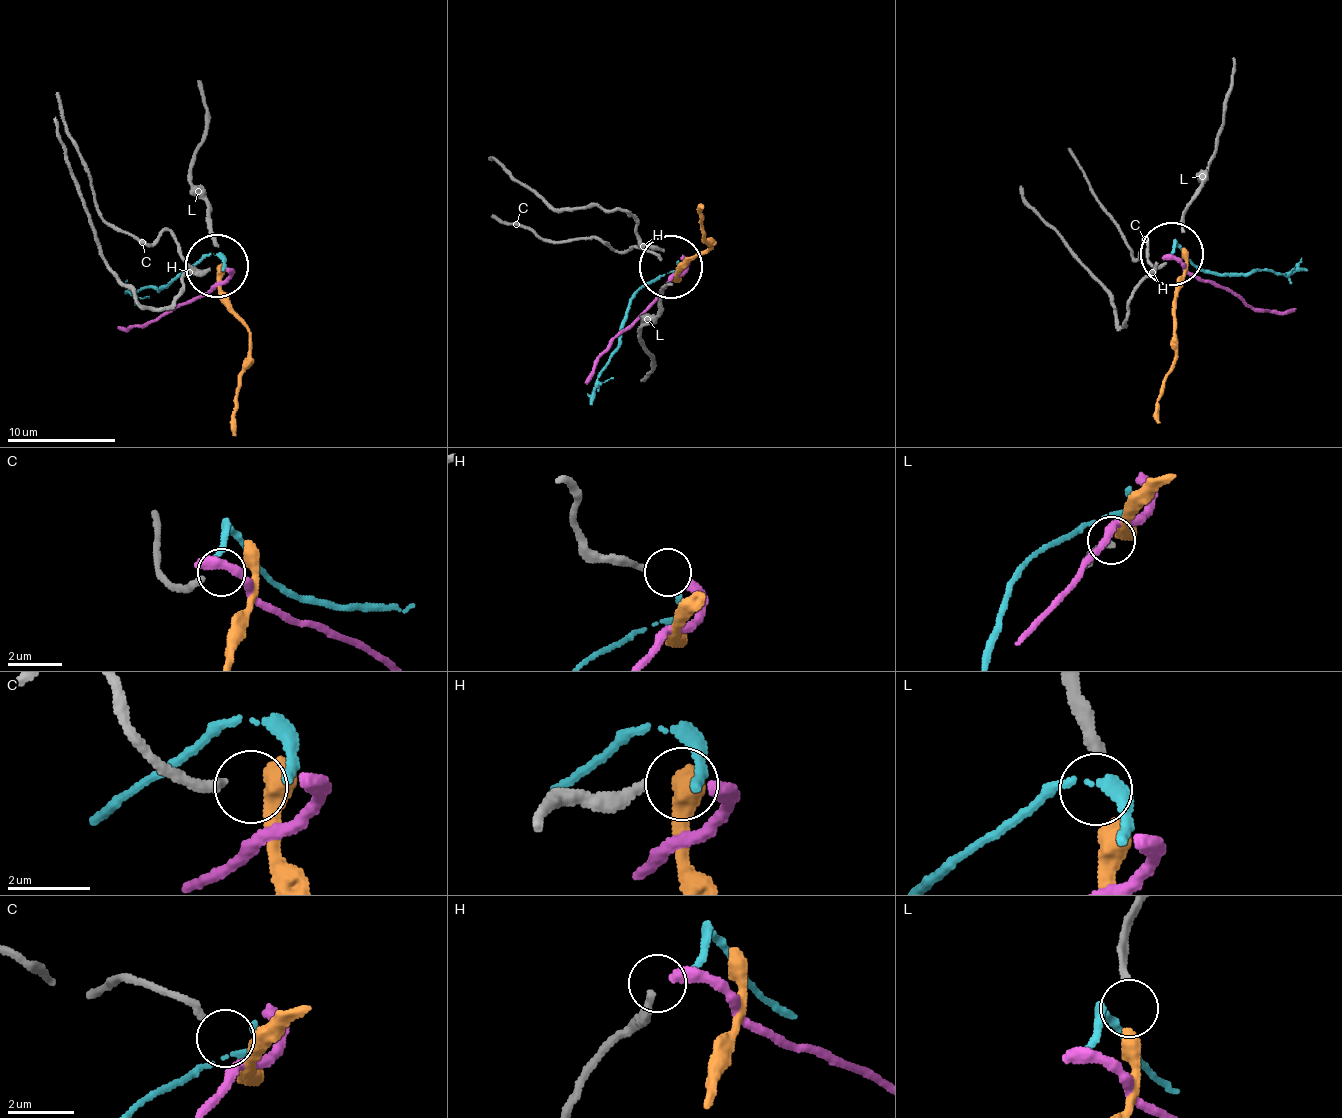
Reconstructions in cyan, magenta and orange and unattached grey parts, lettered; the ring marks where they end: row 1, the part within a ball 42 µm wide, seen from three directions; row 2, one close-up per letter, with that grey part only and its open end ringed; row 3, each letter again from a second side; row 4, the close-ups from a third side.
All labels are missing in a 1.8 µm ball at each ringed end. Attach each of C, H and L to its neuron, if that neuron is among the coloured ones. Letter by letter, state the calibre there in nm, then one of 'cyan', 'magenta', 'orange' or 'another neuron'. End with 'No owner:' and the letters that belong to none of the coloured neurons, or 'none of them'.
C: 240 nm thick; another neuron
H: 260 nm thick; magenta
L: 240 nm thick; orange
No owner: C

